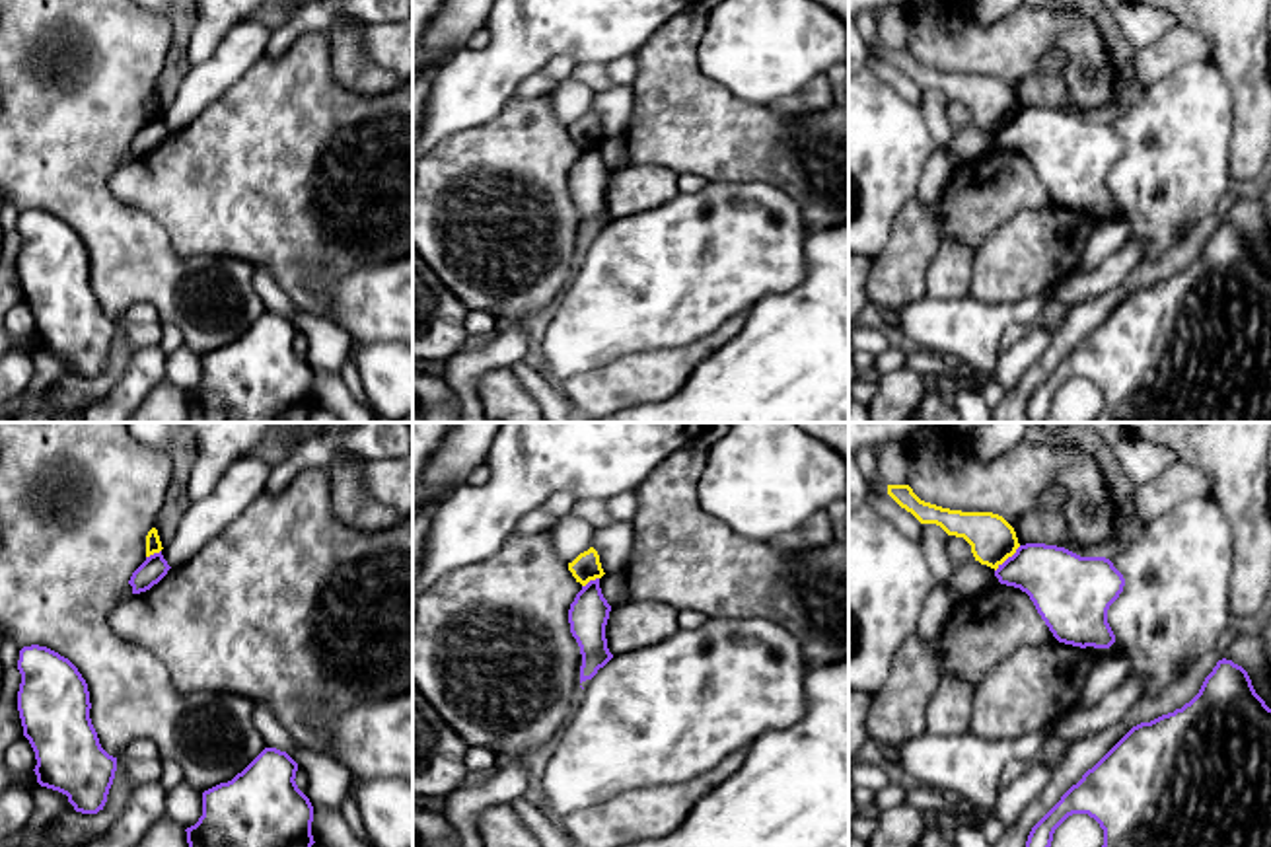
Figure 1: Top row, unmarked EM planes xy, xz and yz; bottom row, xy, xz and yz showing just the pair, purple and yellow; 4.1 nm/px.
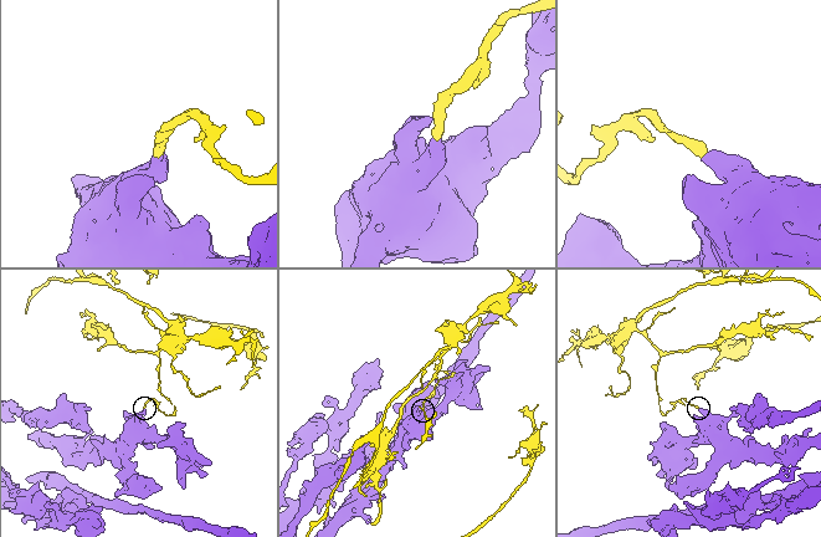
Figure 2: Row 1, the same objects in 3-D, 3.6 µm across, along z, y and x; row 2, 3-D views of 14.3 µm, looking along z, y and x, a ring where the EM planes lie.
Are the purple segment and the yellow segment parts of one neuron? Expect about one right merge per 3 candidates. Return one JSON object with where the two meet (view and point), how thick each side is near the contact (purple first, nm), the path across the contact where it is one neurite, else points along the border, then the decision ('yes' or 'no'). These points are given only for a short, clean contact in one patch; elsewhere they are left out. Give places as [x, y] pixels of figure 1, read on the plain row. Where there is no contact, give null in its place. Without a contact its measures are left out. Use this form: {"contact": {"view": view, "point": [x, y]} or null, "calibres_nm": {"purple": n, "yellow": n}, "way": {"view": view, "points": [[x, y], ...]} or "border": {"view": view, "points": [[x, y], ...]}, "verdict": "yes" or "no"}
{"contact": {"view": "yz", "point": [1007, 123]}, "calibres_nm": {"purple": 280, "yellow": 190}, "border": {"view": "yz", "points": [[1020, 110], [995, 135]]}, "verdict": "no"}

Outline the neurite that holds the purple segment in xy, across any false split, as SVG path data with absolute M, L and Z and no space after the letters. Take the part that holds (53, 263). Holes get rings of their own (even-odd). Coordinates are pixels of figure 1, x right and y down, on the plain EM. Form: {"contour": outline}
{"contour": "M31 208L19 214L18 275L35 315L41 350L68 360L76 376L97 378L117 335L90 282L90 255L78 232L58 216Z"}

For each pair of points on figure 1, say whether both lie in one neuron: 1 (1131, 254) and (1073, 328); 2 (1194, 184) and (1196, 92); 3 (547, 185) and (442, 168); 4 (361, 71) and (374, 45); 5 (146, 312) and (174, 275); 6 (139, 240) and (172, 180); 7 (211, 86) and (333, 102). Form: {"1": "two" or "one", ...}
{"1": "two", "2": "one", "3": "one", "4": "two", "5": "two", "6": "two", "7": "two"}

